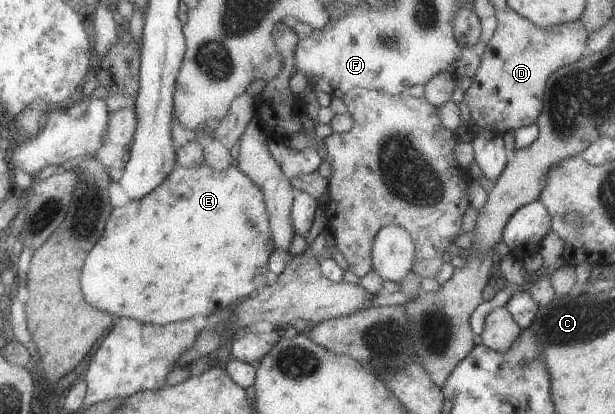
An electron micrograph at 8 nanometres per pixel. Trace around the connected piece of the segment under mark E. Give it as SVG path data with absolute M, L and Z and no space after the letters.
M207 163L199 164L193 168L183 168L175 165L173 170L165 177L165 180L156 186L150 193L145 194L137 200L130 200L121 207L112 208L111 214L105 223L105 228L93 248L86 254L82 264L80 278L81 294L89 306L93 306L99 312L106 312L113 318L127 317L137 322L166 325L189 320L192 316L209 316L217 310L223 310L225 306L235 302L237 298L243 299L251 294L255 294L265 284L265 275L267 274L267 258L273 252L274 242L271 236L271 230L268 222L267 209L259 187L254 185L249 178L238 167L229 165L227 170L217 172Z

